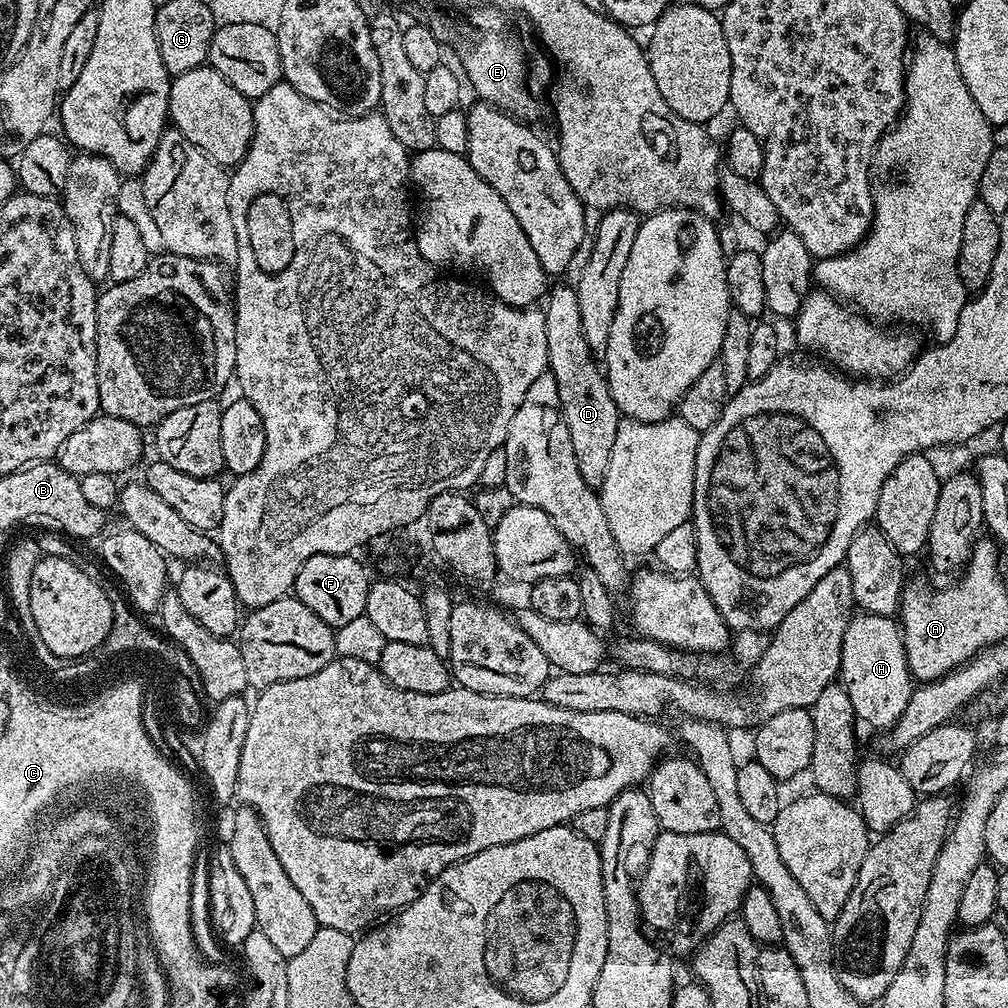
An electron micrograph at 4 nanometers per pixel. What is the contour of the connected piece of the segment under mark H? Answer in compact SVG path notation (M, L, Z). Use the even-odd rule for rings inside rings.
M860 612L849 619L846 638L842 638L842 662L838 680L843 684L846 694L850 694L850 702L854 705L857 721L864 723L865 720L872 728L887 730L894 726L894 722L898 722L898 718L902 718L906 710L906 702L910 702L912 697L914 681L906 662L904 633L893 617Z

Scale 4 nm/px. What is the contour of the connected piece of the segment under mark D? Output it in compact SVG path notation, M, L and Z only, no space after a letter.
M575 287L556 288L547 293L548 308L546 316L546 338L548 339L548 371L554 374L558 382L558 398L566 418L566 430L570 430L570 443L574 445L574 458L578 458L578 470L582 470L582 478L590 487L600 490L609 473L610 458L613 457L614 440L622 413L611 394L608 378L597 353L590 350L590 342L586 342L586 334L582 330L582 310L578 308L578 294Z

